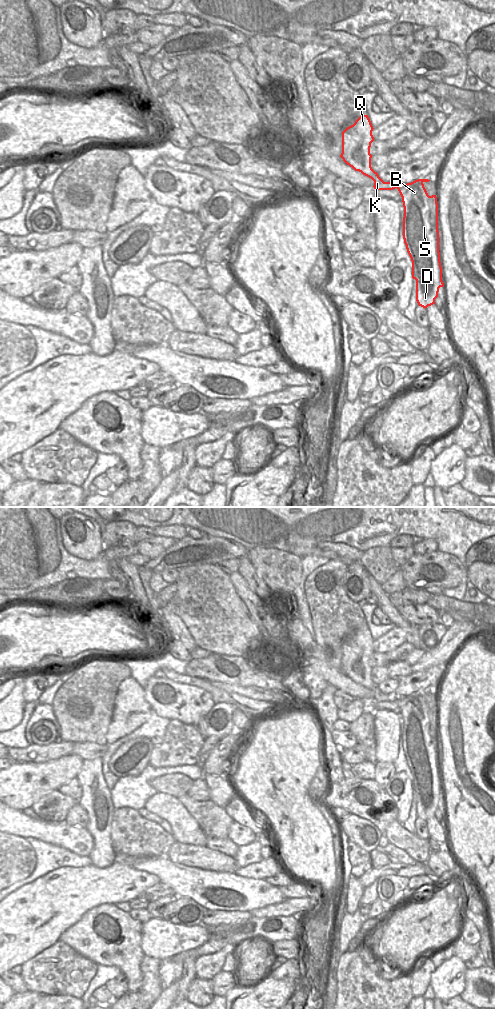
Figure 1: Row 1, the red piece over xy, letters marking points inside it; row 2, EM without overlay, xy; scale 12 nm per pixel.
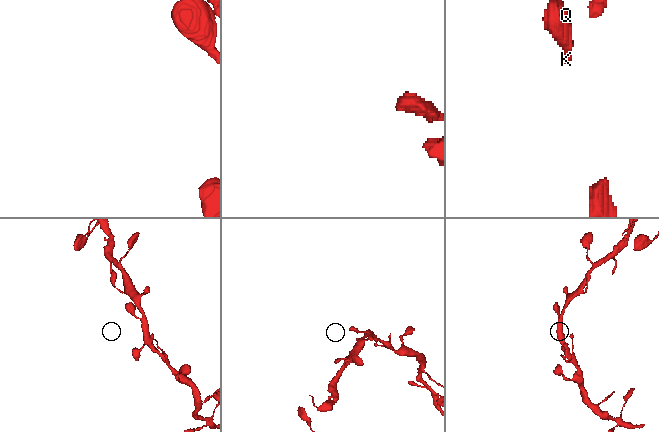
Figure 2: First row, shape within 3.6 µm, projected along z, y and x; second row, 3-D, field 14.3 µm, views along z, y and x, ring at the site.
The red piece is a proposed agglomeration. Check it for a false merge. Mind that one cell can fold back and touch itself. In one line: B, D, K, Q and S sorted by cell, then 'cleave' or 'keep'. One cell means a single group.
B D K Q S | keep

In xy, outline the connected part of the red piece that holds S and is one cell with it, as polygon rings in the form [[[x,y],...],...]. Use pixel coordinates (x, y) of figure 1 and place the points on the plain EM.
[[[361,627],[353,637],[342,644],[342,665],[340,669],[355,683],[374,693],[375,702],[398,701],[403,714],[403,751],[407,764],[412,773],[412,790],[416,792],[416,813],[419,818],[427,820],[435,816],[440,799],[444,799],[442,793],[442,779],[439,764],[439,743],[438,743],[438,715],[436,707],[429,708],[424,694],[428,691],[418,691],[411,695],[384,694],[371,679],[370,659],[374,653],[372,647],[373,638],[368,627]]]

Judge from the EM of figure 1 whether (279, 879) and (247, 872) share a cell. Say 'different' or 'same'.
different

